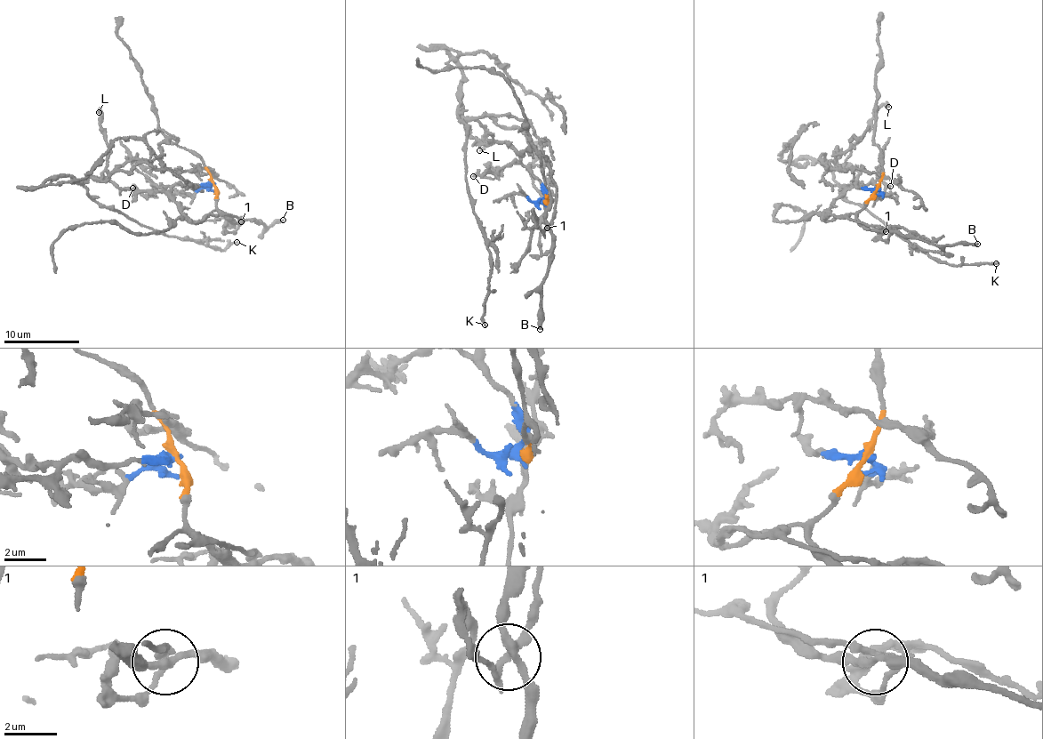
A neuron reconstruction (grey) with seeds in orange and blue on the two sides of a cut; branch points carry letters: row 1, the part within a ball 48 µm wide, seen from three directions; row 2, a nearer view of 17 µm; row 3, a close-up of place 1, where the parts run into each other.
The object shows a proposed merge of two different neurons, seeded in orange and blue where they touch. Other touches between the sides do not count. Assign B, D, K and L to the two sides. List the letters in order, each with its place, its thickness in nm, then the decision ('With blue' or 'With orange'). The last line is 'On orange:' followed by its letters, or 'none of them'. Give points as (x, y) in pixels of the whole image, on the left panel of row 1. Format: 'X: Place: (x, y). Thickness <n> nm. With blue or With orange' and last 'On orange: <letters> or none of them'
B: Place: (283, 220). Thickness 340 nm. With orange
D: Place: (132, 188). Thickness 300 nm. With blue
K: Place: (236, 242). Thickness 220 nm. With blue
L: Place: (99, 112). Thickness 280 nm. With blue
On orange: B

